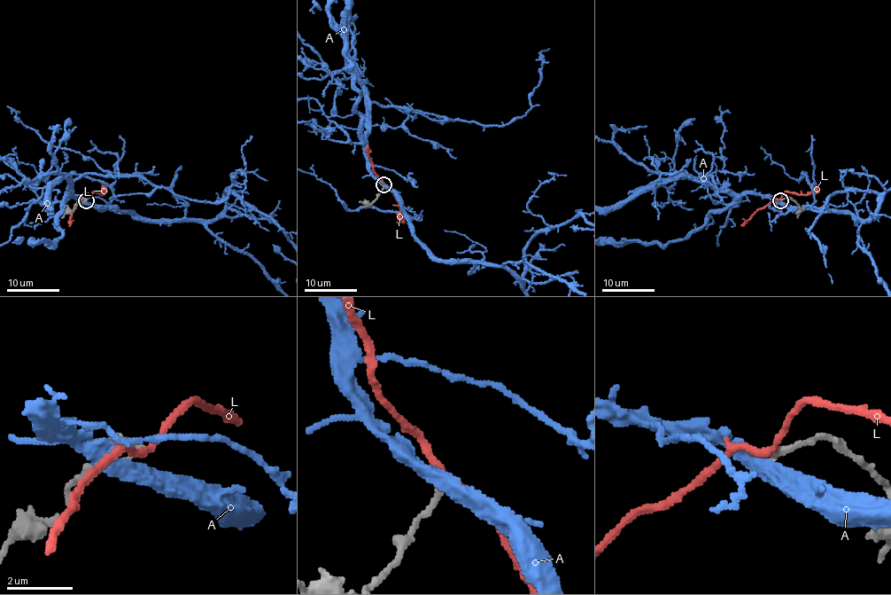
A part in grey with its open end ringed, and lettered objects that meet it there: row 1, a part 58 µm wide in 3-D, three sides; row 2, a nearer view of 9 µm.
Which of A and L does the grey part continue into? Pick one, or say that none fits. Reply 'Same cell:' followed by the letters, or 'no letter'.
Same cell: L

